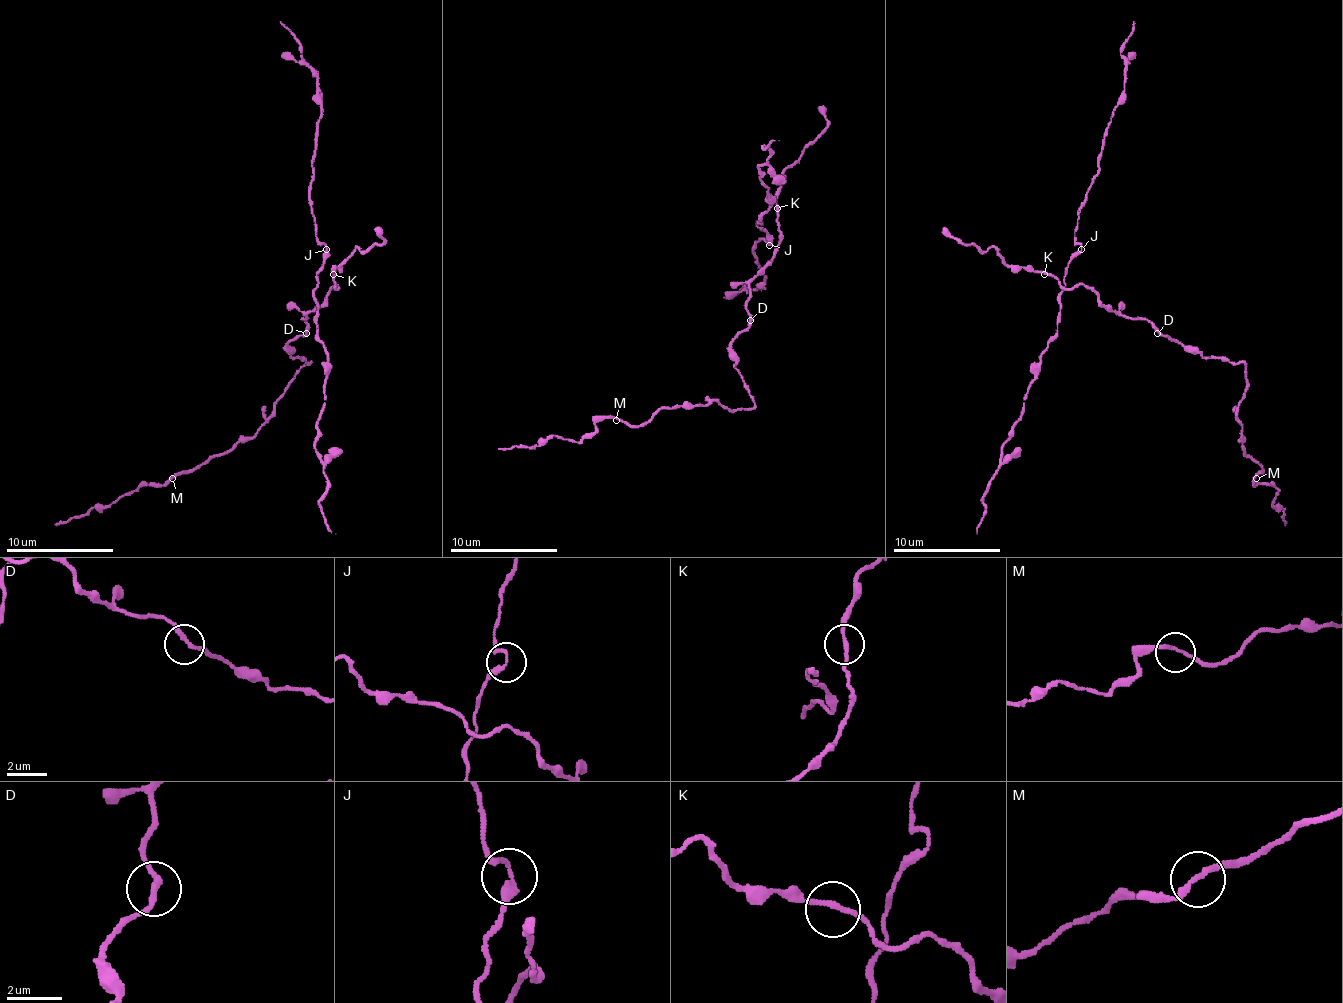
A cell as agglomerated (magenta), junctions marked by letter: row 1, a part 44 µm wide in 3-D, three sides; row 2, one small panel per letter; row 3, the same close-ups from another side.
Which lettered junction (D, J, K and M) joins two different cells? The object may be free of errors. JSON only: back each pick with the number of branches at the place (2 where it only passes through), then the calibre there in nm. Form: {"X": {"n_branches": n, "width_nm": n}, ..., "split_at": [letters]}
{"split_at": []}

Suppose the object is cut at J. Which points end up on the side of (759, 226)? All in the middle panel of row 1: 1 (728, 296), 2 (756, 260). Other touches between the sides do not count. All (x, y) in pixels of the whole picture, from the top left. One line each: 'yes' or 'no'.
1: no
2: no

